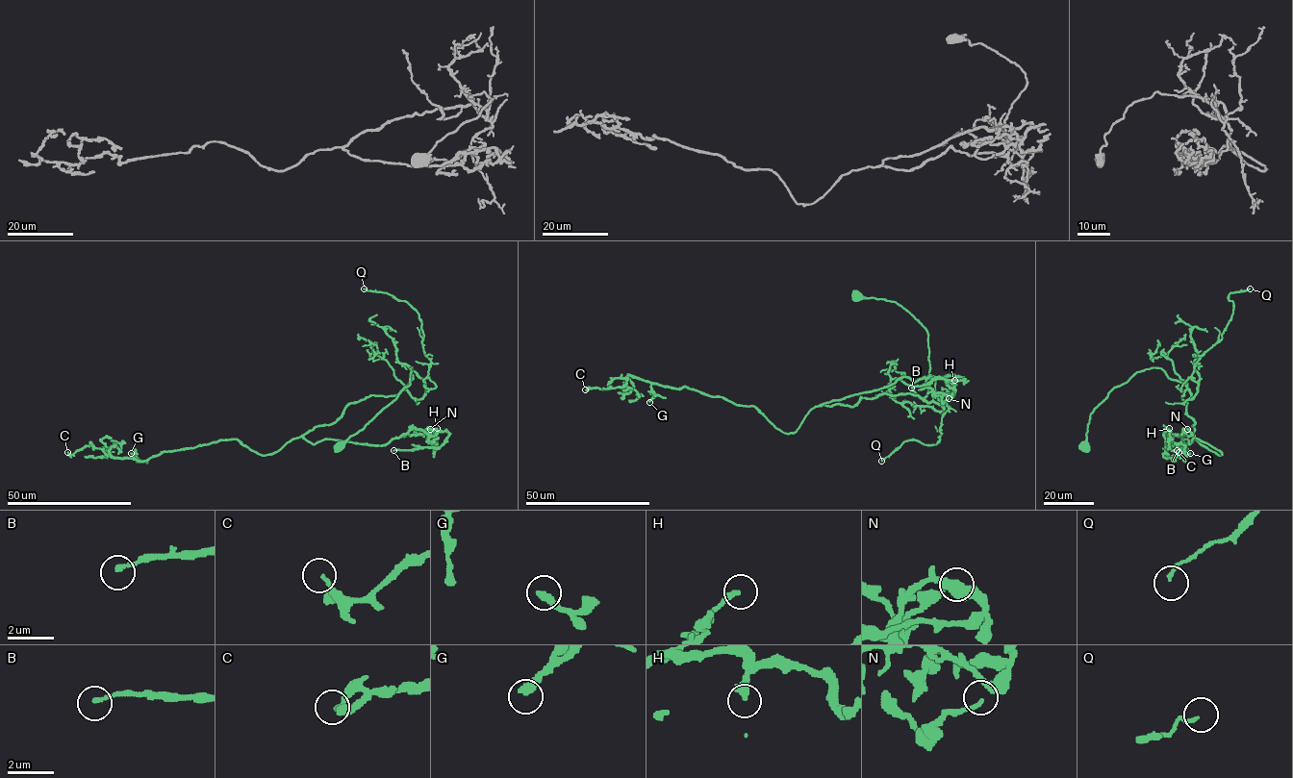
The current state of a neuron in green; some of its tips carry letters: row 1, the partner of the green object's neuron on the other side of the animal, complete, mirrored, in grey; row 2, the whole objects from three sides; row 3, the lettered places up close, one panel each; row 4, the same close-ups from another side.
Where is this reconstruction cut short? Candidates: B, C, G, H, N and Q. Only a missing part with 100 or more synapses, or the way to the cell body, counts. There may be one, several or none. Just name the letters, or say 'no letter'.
no letter

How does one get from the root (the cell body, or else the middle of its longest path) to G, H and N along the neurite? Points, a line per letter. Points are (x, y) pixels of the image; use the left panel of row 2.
G: (341, 445), (410, 384), (412, 367), (396, 394), (350, 403), (276, 452), (226, 439), (143, 461), (131, 453)
H: (341, 445), (410, 384), (411, 367), (396, 394), (350, 403), (303, 438), (384, 444), (437, 428)
N: (341, 445), (410, 384), (411, 367), (396, 394), (350, 403), (303, 438), (384, 444), (430, 429)

